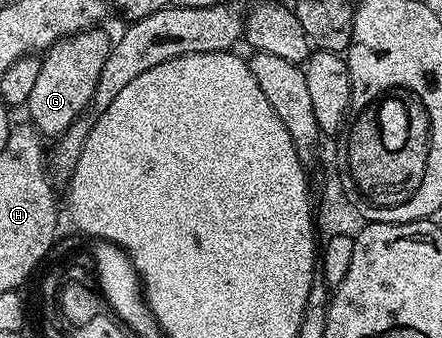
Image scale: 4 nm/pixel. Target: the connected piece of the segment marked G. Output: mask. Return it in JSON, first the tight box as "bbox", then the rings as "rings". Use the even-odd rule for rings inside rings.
{"bbox":[25,27,113,138],"rings":[[[96,27],[62,37],[42,54],[37,83],[29,95],[25,112],[31,116],[28,117],[30,124],[44,138],[58,138],[76,119],[88,112],[91,96],[95,94],[99,82],[101,67],[105,67],[105,59],[113,44],[112,38],[107,38],[105,30],[106,28]]]}

